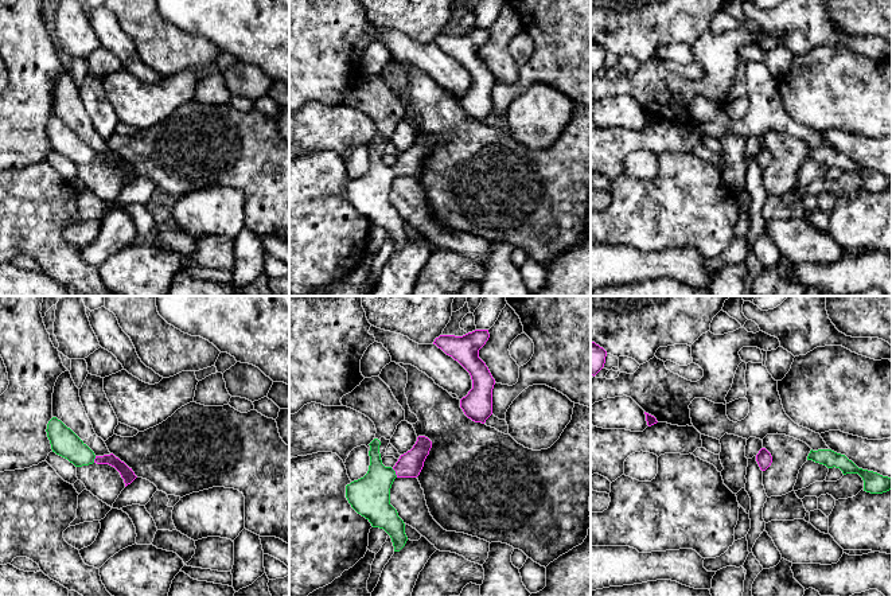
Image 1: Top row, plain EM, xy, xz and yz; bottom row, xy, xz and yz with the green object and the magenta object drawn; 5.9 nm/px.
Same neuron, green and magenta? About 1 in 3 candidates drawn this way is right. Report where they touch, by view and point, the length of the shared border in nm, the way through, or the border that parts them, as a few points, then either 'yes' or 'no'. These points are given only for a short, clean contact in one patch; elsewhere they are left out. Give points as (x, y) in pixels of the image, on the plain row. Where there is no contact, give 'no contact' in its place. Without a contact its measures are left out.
xz (394, 171) | 70 nm | across xz (370, 194), (394, 171), (409, 163) | yes

